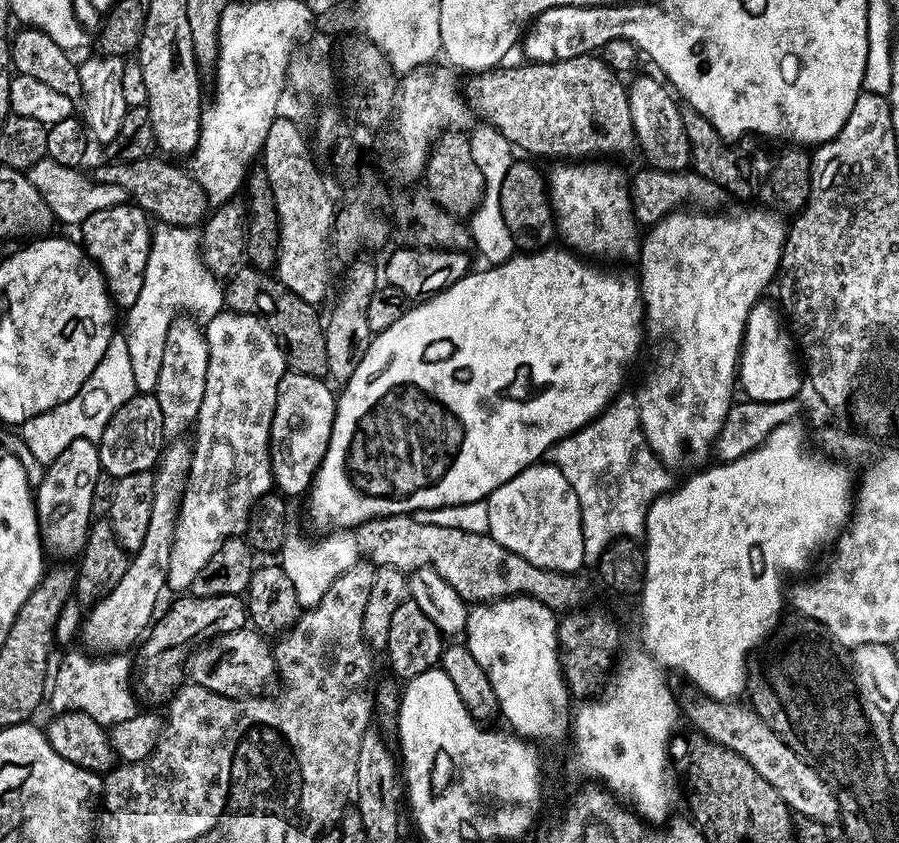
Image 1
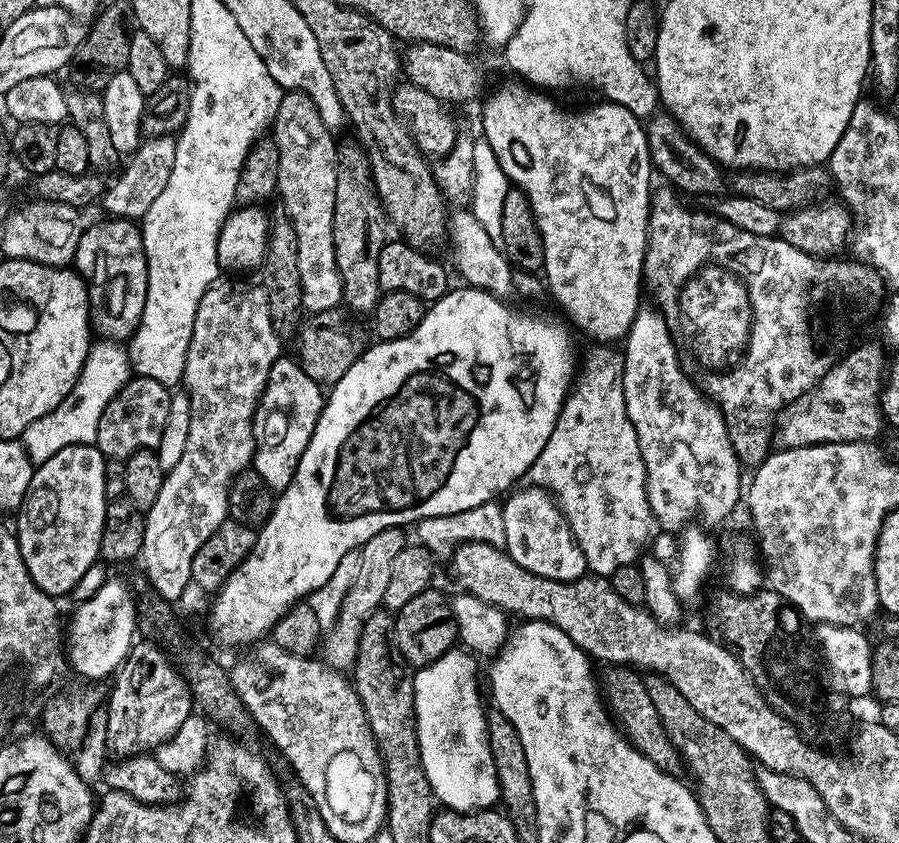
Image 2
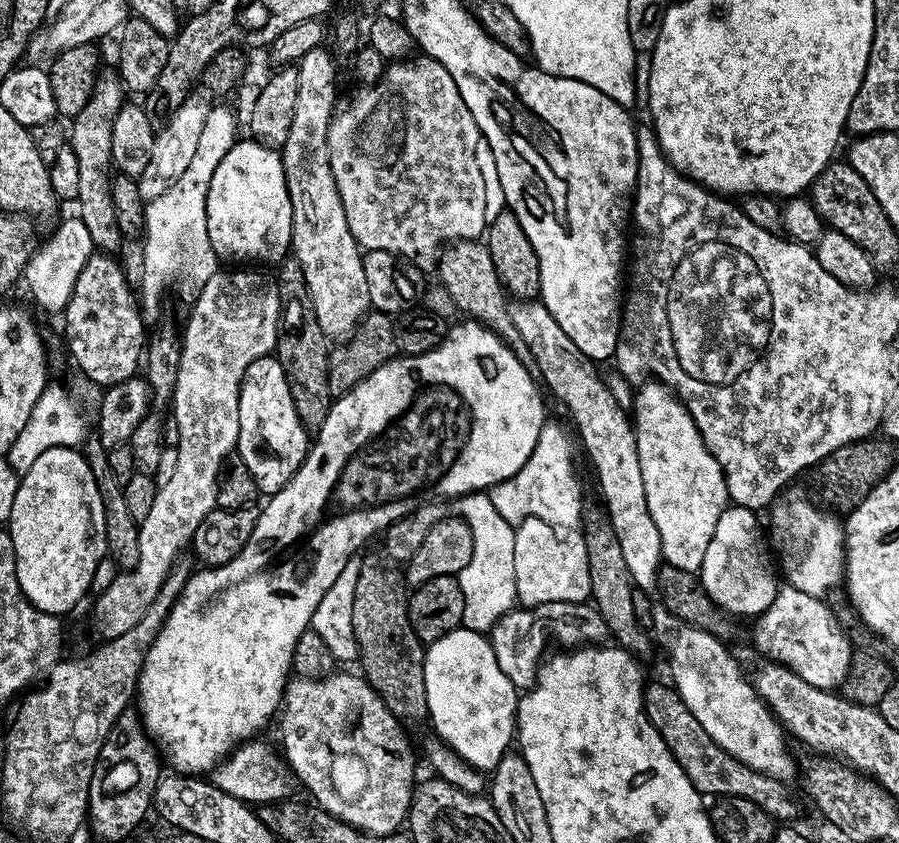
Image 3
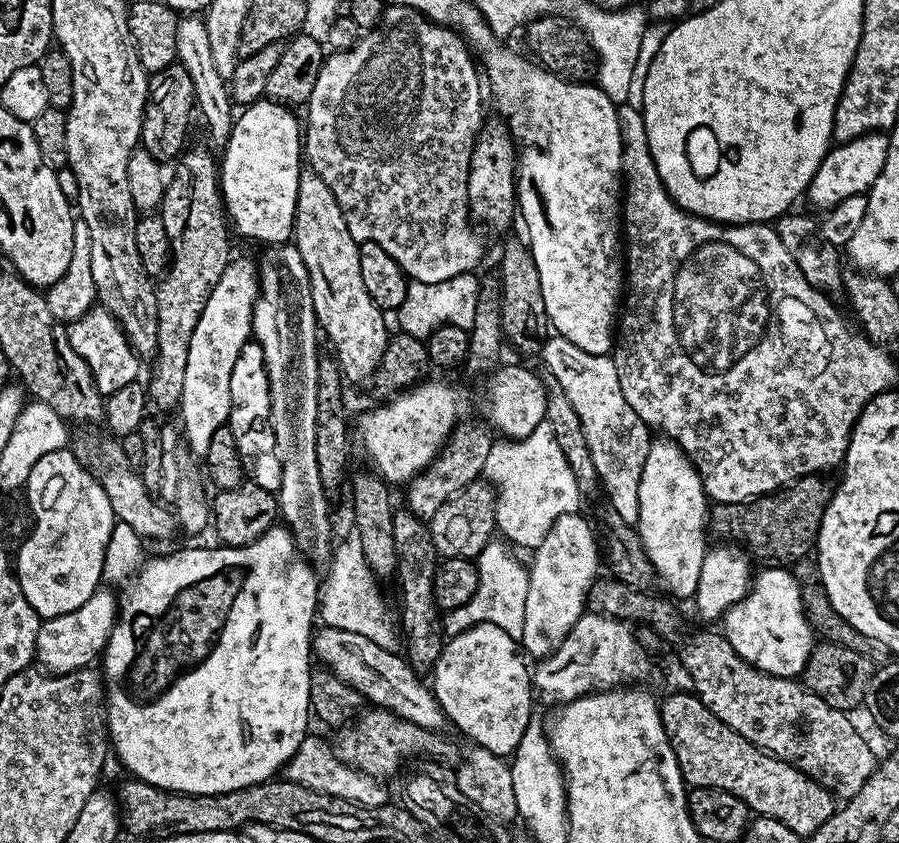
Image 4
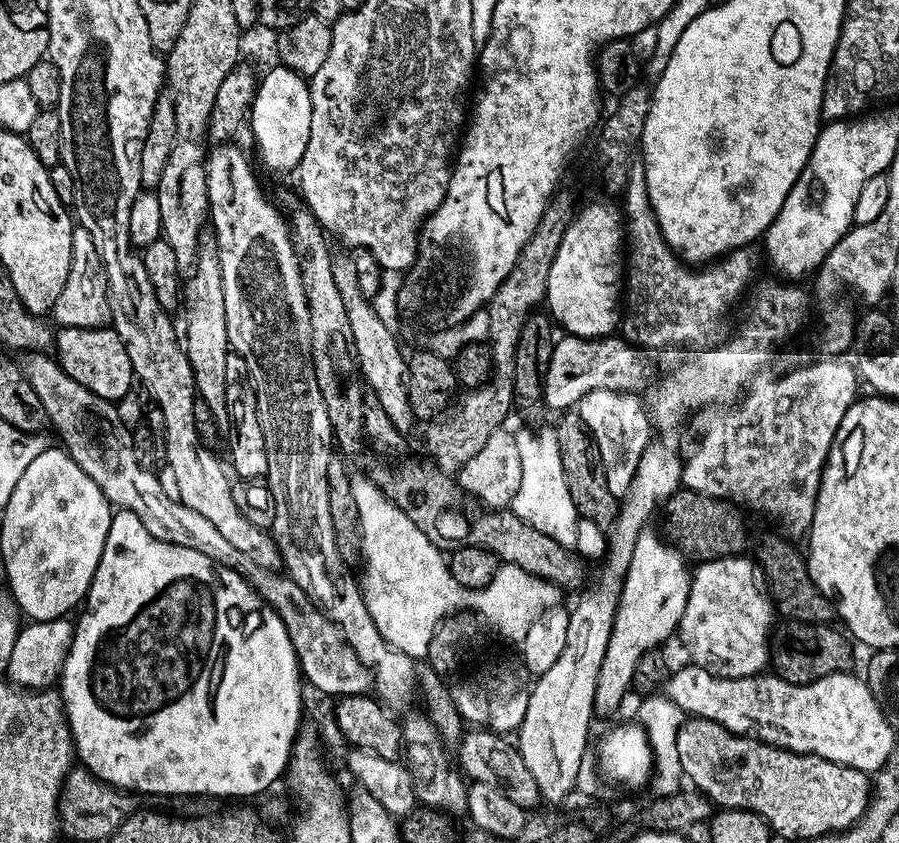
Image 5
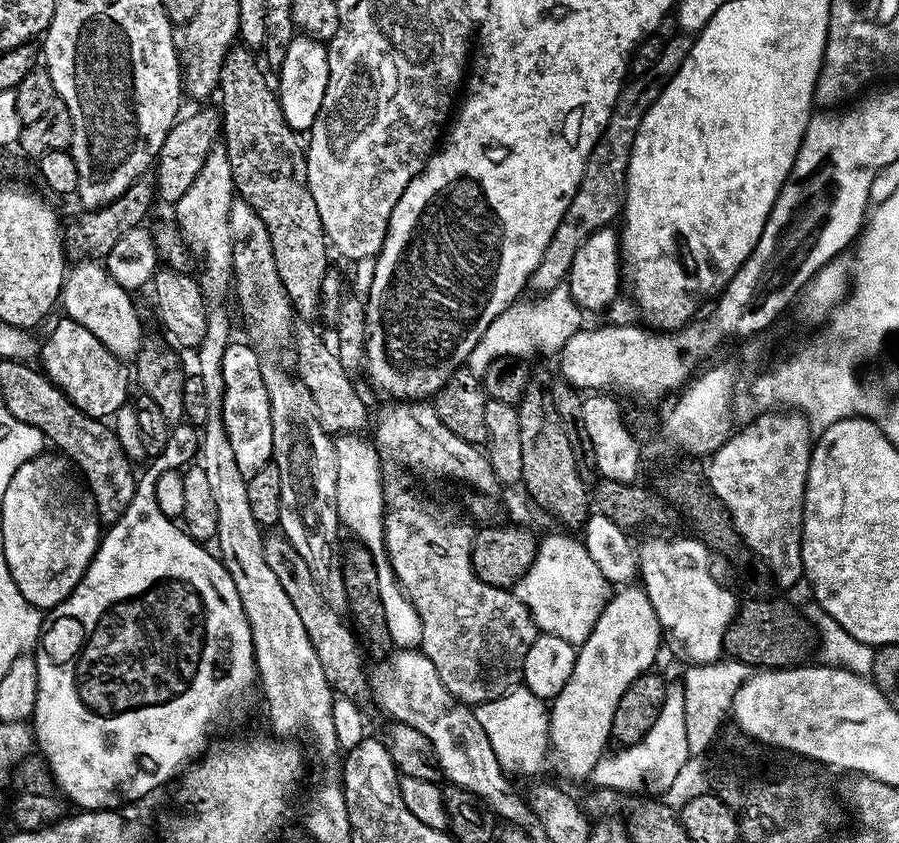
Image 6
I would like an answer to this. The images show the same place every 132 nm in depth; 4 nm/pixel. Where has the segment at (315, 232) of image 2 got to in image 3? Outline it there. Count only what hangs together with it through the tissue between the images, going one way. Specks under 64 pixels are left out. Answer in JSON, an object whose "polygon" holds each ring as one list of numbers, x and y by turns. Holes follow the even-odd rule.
{"polygon":[[321,46,310,50,298,61,298,106,294,106,294,122,290,122,290,134,286,134,286,142,282,146,282,159,286,186,292,203,291,255,302,266,304,284,314,302,314,314,318,314,318,326,322,326,329,338,344,338,356,331,356,325,363,320,370,305,362,249,348,229,346,210,342,206,342,198,338,194,338,186,330,168,328,131,332,114,338,107,335,64,337,61,333,53,329,50,328,53,326,49,327,47]]}

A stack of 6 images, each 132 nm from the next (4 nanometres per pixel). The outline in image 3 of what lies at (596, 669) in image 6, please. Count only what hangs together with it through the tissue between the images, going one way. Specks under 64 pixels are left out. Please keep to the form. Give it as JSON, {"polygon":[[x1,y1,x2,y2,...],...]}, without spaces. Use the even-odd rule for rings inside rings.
{"polygon":[[659,380,641,383,630,408,634,413,638,466,642,466,646,486,646,506,654,526,658,526,658,538,662,538,663,563,699,573,718,518,730,504,722,466,718,466,702,434,698,434,698,426,694,426,694,418,690,418,684,403]]}

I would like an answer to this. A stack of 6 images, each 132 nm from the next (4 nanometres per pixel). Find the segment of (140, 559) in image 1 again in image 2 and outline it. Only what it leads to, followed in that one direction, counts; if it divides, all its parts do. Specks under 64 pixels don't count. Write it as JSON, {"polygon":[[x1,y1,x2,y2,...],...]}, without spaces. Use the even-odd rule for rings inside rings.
{"polygon":[[118,580,104,583,81,601,68,630,68,662,82,676,96,680,111,677,131,652,138,630,138,602]]}

